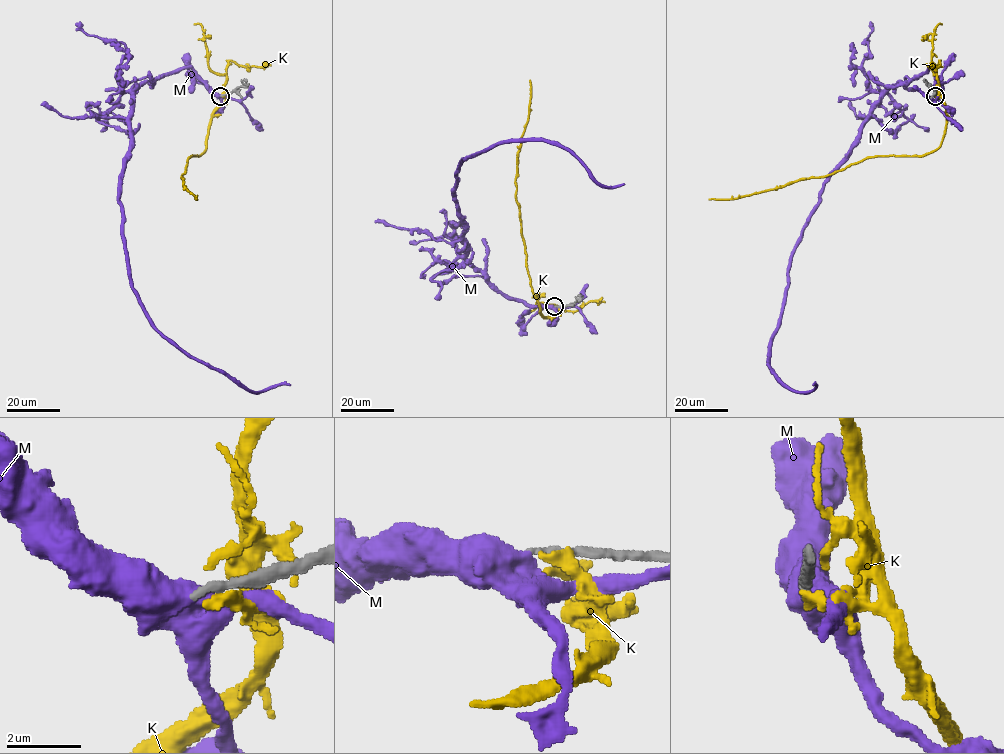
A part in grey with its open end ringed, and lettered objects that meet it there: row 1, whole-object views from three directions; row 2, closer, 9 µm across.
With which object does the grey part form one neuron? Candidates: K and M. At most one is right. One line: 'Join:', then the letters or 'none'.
Join: none

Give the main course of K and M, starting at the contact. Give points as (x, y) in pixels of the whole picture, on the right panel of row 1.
K: (935, 95), (944, 102), (946, 128), (941, 144), (924, 155), (868, 157), (828, 175), (737, 198), (709, 199)
M: (935, 96), (931, 68), (889, 88), (824, 185), (792, 256), (769, 366), (798, 392), (812, 384)

